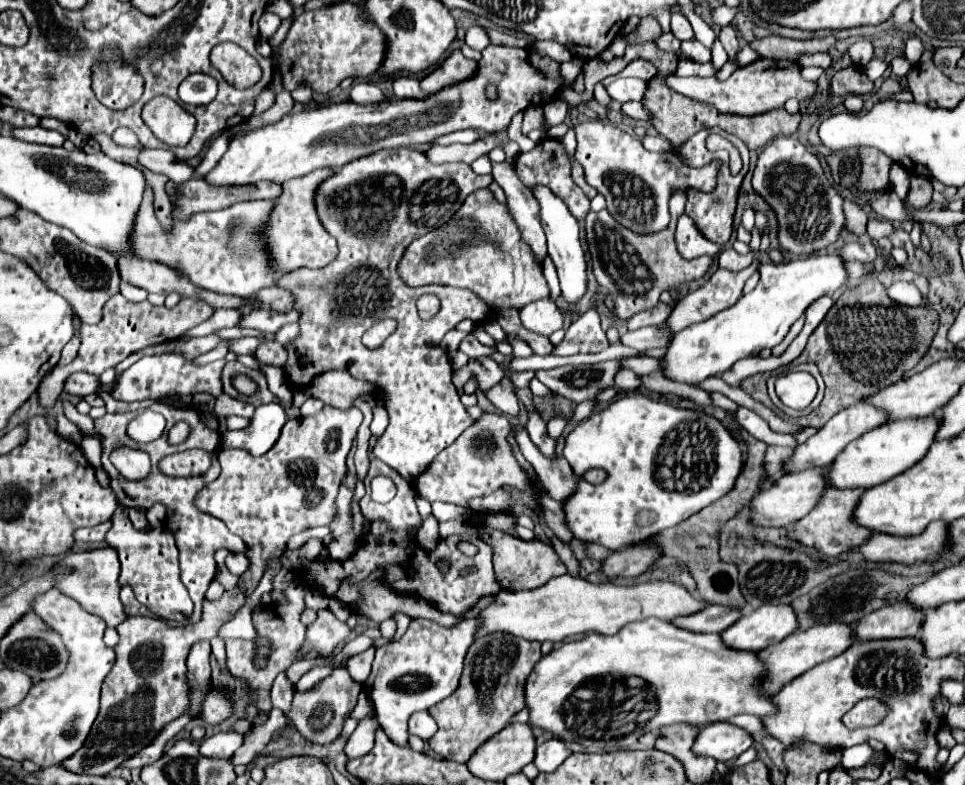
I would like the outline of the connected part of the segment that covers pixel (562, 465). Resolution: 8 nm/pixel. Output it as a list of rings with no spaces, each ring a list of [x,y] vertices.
[[[514,428],[514,432],[516,432],[516,440],[520,444],[524,458],[534,466],[548,496],[552,496],[552,500],[564,504],[564,500],[568,500],[568,496],[572,496],[572,492],[576,492],[576,476],[572,476],[570,464],[562,456],[556,456],[554,460],[544,458],[540,454],[540,450],[532,444],[532,440],[524,428]]]

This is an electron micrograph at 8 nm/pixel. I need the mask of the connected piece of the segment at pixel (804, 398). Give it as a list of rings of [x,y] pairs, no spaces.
[[[786,372],[776,380],[775,391],[784,406],[804,410],[816,396],[816,380],[808,372]]]

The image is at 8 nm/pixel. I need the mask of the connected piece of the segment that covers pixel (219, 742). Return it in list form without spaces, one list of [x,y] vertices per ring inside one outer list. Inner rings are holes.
[[[218,732],[200,744],[200,752],[210,758],[228,758],[242,746],[242,736],[236,732]]]

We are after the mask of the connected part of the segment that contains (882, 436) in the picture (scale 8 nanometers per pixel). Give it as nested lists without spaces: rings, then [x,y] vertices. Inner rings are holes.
[[[932,414],[924,416],[922,420],[894,420],[866,432],[848,444],[844,452],[840,452],[838,458],[830,464],[830,484],[836,488],[872,488],[898,476],[926,456],[928,448],[936,440],[936,428],[940,428],[940,418]]]

